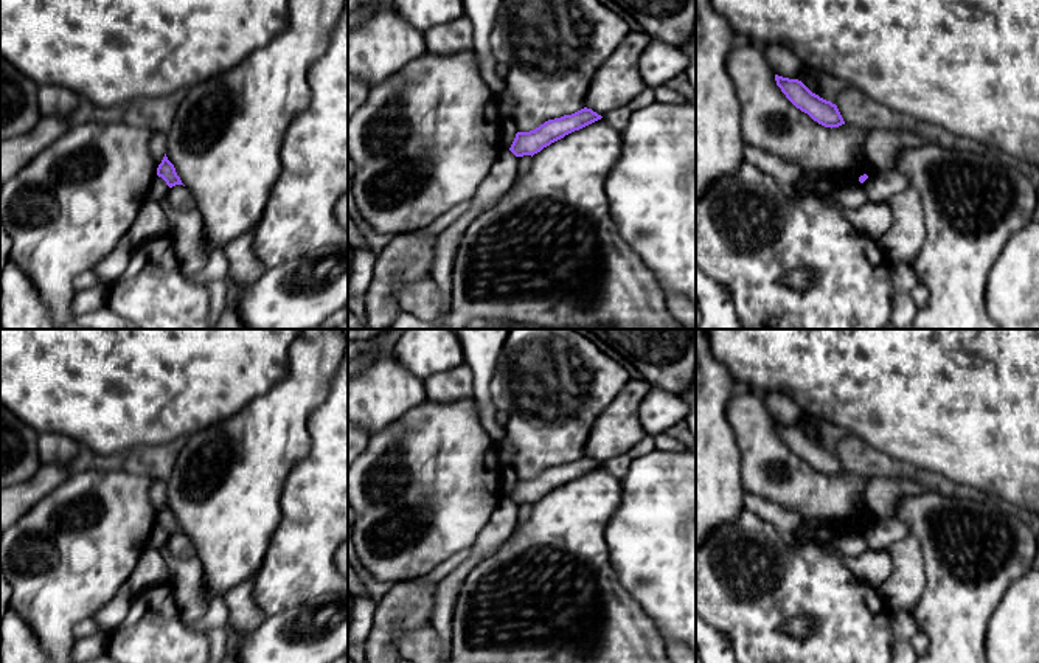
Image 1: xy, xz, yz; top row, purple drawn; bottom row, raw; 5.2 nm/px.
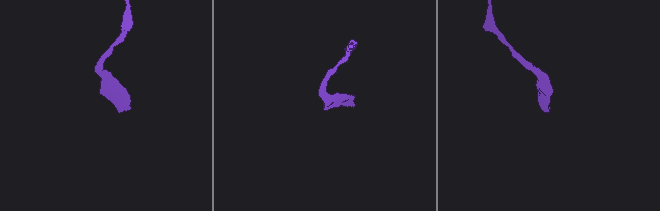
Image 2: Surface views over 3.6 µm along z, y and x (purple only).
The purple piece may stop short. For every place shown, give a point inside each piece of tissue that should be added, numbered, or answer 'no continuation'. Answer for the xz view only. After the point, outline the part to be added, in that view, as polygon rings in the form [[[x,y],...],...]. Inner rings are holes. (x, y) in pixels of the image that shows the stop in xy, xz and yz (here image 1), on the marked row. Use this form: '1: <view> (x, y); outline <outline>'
no continuation

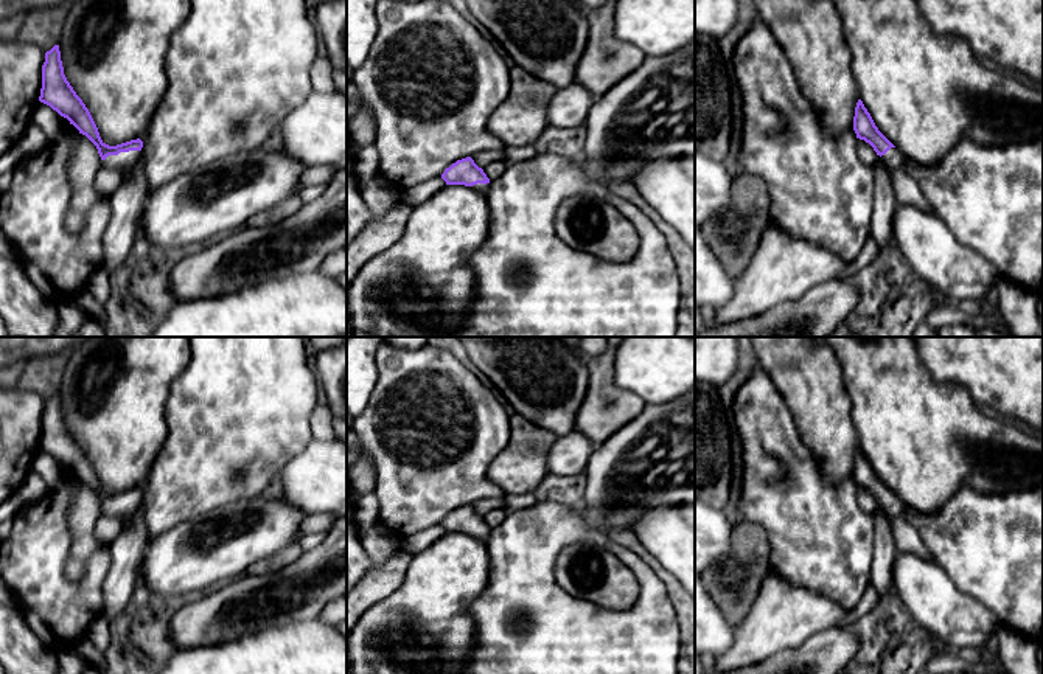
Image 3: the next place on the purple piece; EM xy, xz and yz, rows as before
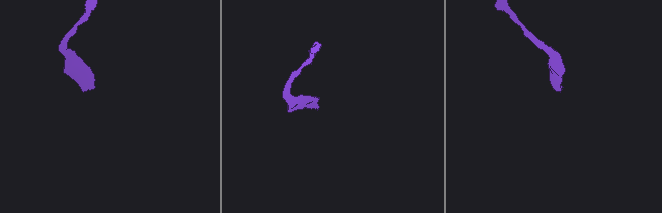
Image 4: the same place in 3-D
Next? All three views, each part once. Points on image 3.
1: xy (125, 162); outline [[[141,151],[120,152],[118,155],[109,155],[103,160],[107,168],[120,169],[124,180],[129,179],[135,163],[141,158]]]

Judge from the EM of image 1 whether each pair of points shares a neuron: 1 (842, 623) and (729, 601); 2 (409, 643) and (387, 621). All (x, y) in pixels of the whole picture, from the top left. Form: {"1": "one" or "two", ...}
{"1": "one", "2": "two"}

